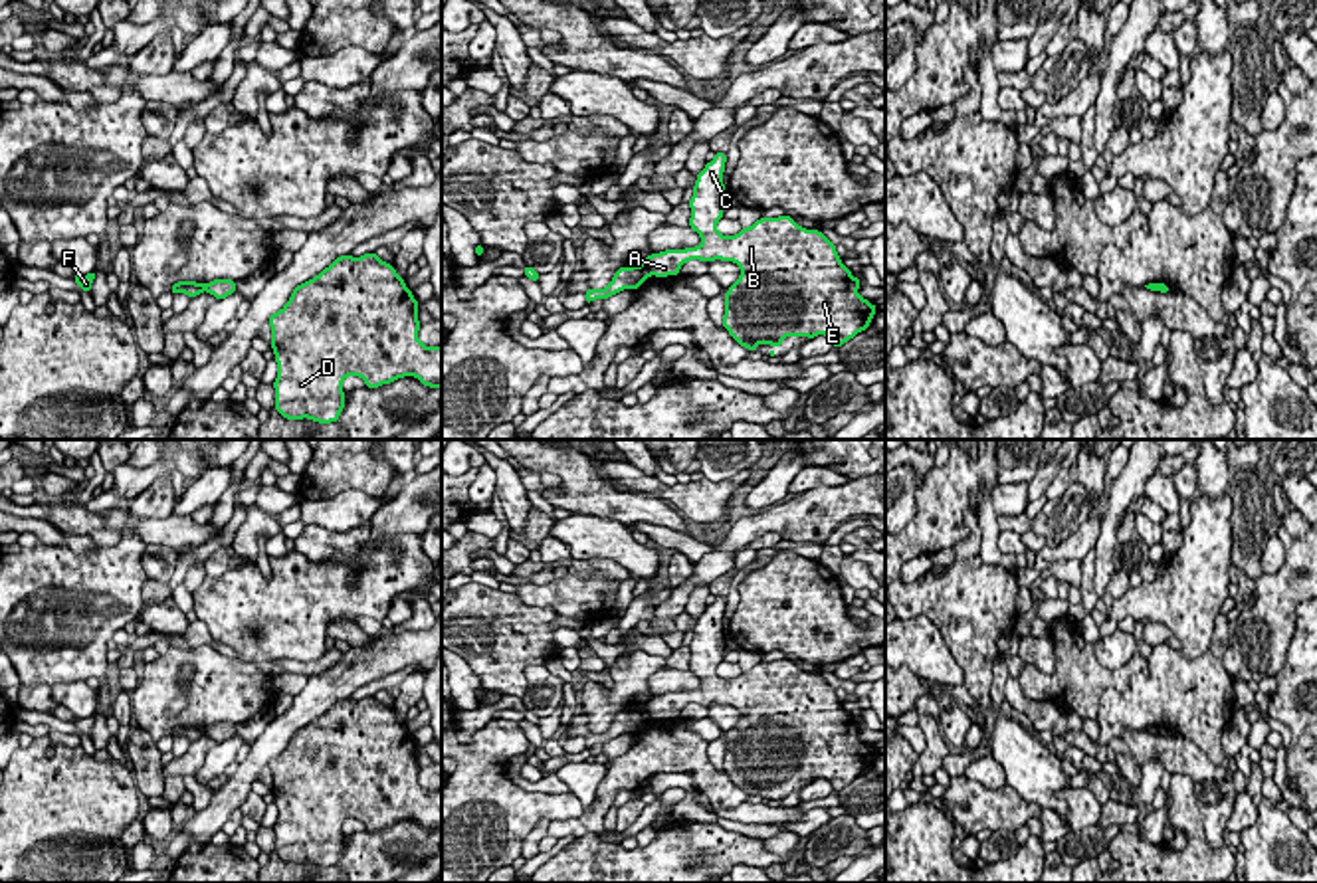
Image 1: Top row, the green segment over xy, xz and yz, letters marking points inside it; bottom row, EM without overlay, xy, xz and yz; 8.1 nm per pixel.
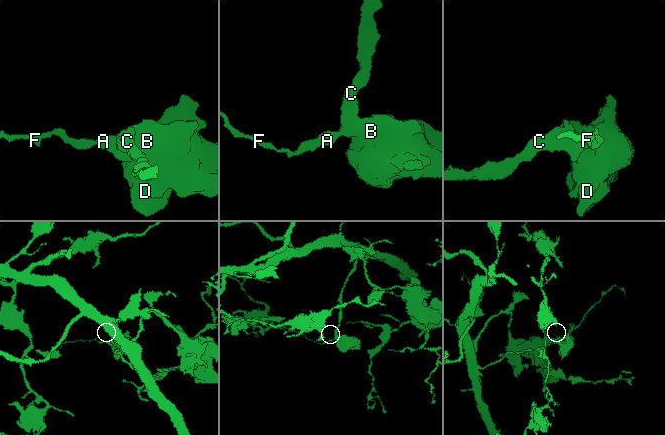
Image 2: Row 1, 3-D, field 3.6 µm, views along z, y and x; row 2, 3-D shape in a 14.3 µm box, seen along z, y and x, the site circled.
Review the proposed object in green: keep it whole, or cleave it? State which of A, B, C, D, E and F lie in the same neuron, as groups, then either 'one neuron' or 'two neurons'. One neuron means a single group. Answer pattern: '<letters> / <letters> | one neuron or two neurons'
A B C D E / F | two neurons

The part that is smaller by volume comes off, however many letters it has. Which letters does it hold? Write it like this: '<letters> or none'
F

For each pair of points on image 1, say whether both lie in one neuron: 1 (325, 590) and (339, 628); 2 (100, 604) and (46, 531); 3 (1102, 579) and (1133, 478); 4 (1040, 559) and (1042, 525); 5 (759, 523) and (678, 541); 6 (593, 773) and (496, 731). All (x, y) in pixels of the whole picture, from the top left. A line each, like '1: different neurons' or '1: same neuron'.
1: different neurons
2: different neurons
3: same neuron
4: different neurons
5: different neurons
6: different neurons

